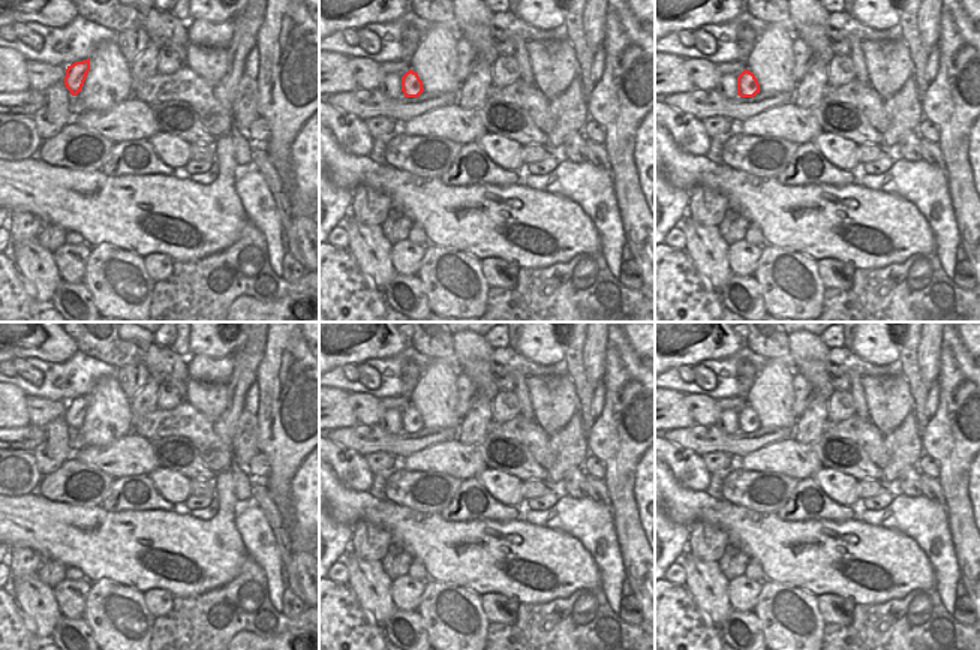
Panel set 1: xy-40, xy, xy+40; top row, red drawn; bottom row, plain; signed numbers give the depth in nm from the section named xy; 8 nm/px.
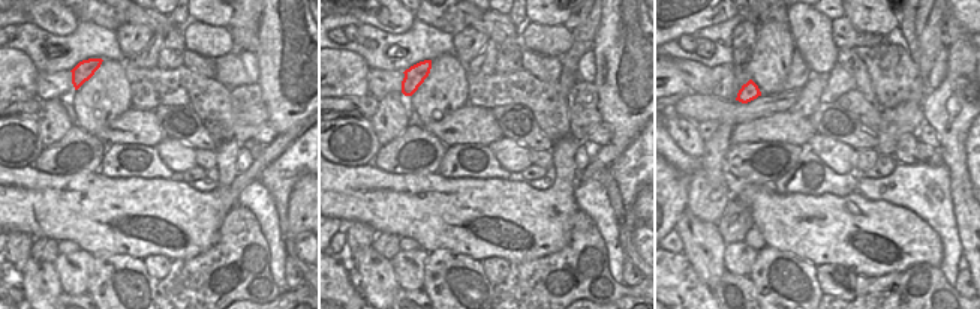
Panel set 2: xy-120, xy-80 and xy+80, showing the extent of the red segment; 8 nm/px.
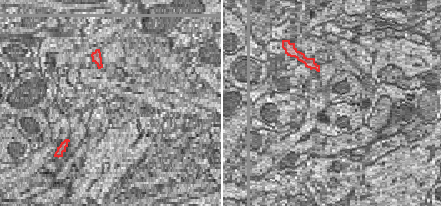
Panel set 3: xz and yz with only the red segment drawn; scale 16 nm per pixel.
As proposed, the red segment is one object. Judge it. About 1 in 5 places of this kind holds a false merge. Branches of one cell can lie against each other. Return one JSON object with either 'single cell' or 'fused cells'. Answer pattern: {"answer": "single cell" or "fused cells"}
{"answer": "single cell"}

